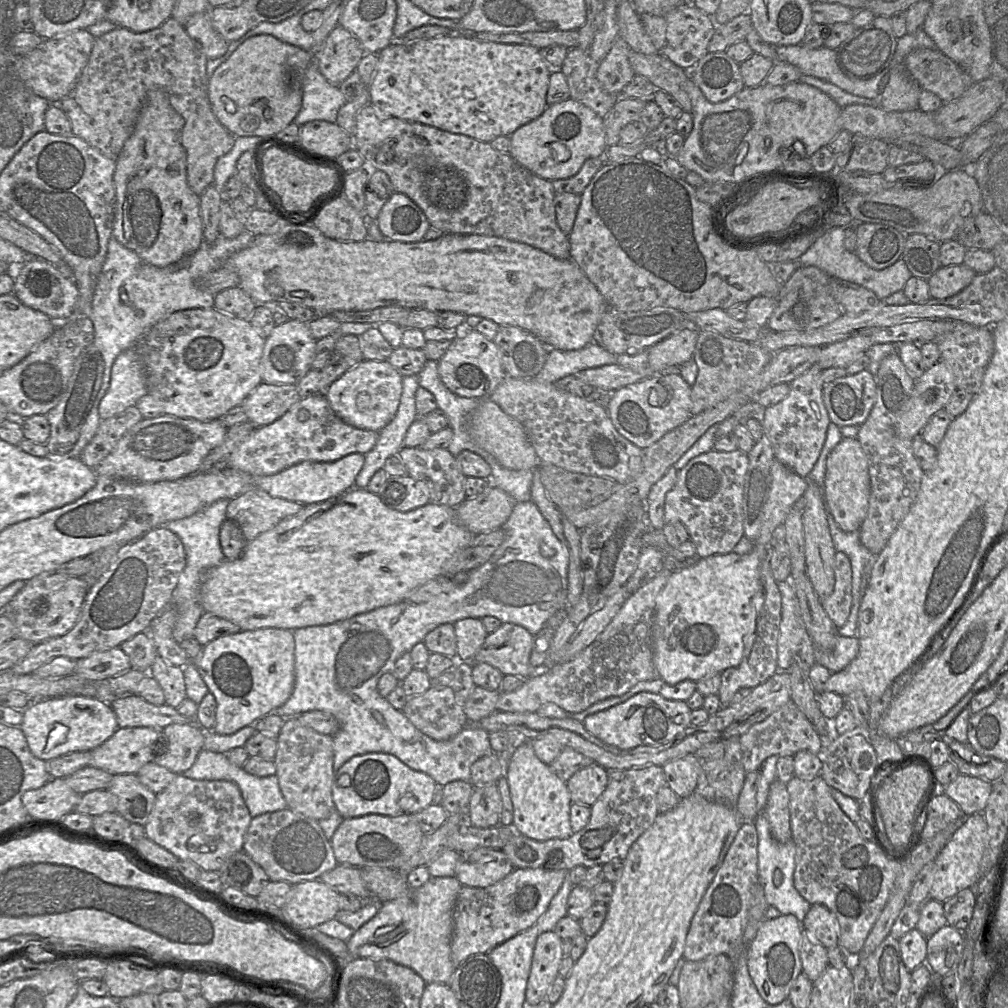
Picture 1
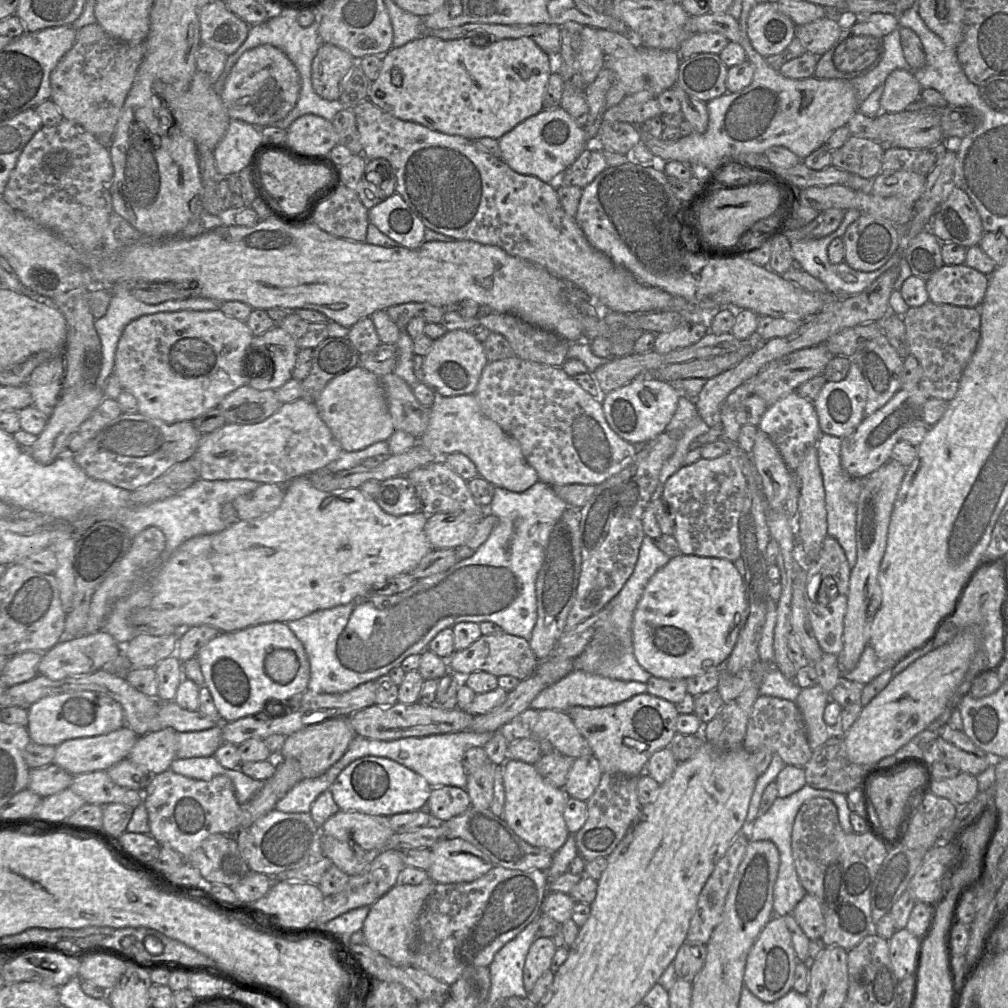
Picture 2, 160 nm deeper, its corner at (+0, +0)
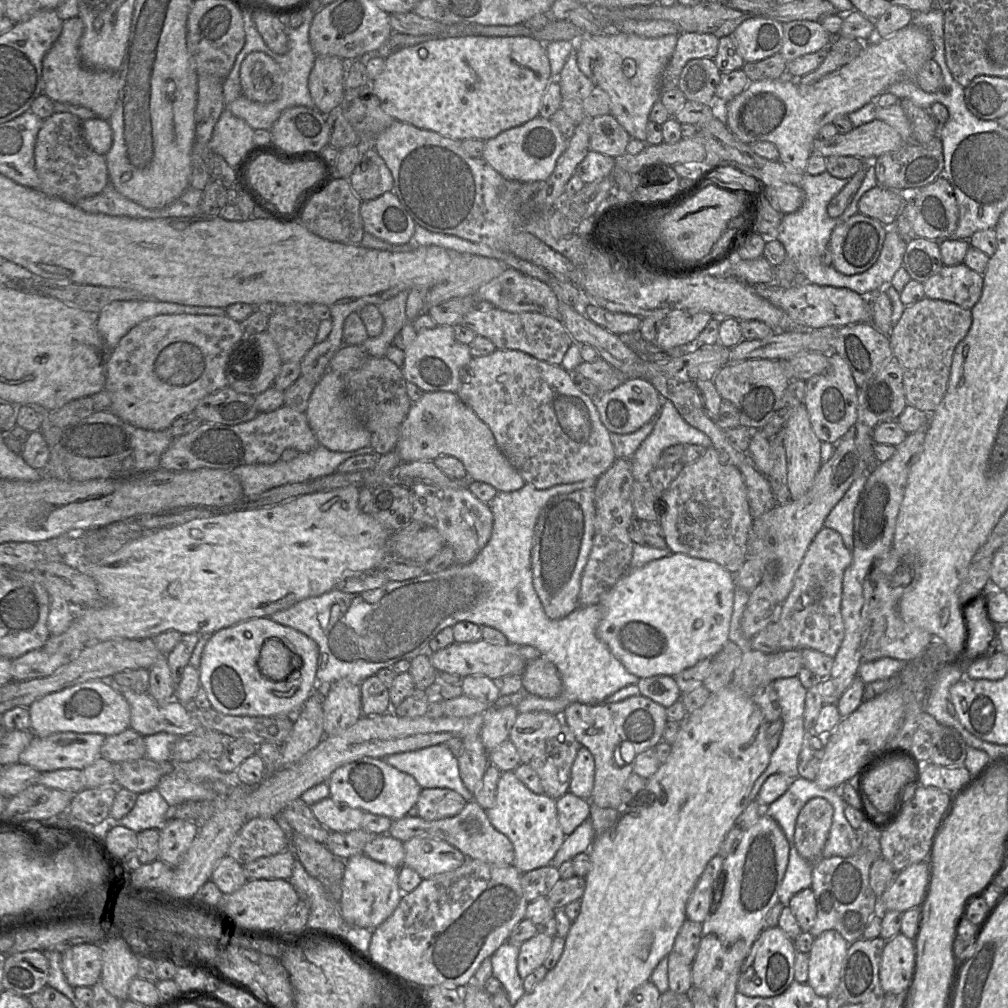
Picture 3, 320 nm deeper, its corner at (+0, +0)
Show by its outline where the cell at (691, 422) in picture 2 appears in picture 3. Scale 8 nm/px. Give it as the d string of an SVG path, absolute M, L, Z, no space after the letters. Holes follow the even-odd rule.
M662 399L652 432L629 459L634 479L648 480L650 472L658 466L662 451L676 444L694 444L708 448L711 447L711 440L687 423L670 400Z

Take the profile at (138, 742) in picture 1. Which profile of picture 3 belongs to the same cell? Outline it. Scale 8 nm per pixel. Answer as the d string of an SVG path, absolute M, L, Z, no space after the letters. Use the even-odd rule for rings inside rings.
M58 732L47 737L35 736L20 754L19 763L29 765L40 773L60 769L83 770L100 757L104 740L105 736L98 733Z

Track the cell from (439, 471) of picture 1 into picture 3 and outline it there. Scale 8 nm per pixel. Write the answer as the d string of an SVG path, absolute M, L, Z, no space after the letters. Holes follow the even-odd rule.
M418 483L409 488L412 519L438 530L446 545L454 552L454 565L471 562L488 542L493 528L493 514L489 504L478 500L468 488L449 488Z

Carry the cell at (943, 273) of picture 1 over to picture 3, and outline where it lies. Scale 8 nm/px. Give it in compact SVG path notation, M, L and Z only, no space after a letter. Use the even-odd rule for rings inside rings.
M964 263L944 265L939 273L925 283L926 297L955 303L964 309L972 309L982 295L984 275Z

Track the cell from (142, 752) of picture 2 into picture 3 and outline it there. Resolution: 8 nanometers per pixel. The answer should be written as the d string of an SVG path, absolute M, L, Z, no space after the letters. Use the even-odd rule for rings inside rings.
M131 728L119 734L105 736L100 749L100 757L112 763L144 758L146 757L144 736Z

